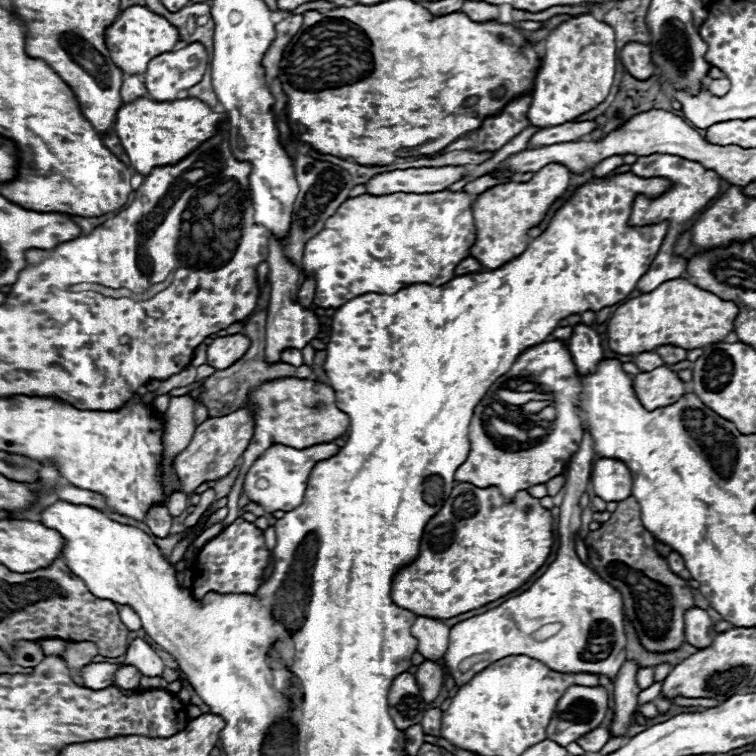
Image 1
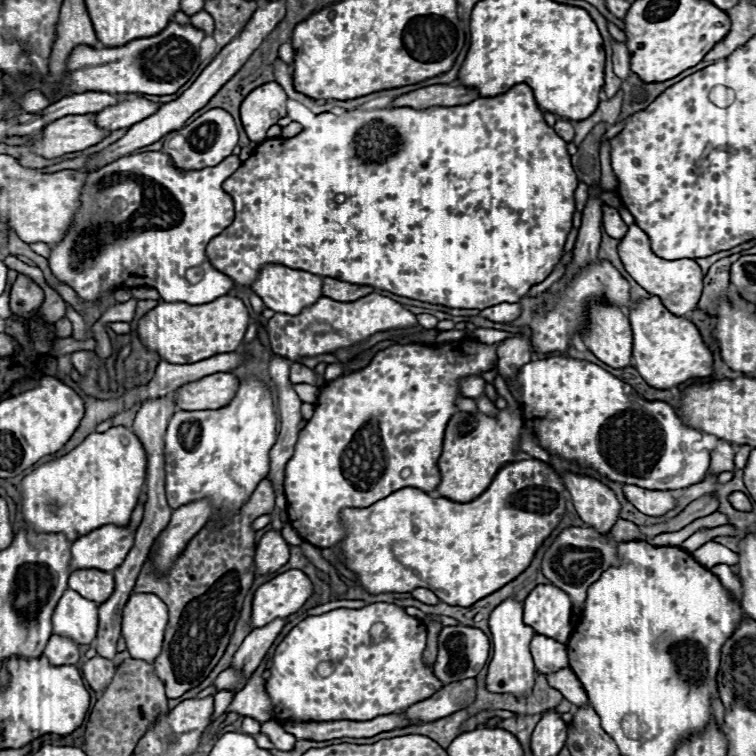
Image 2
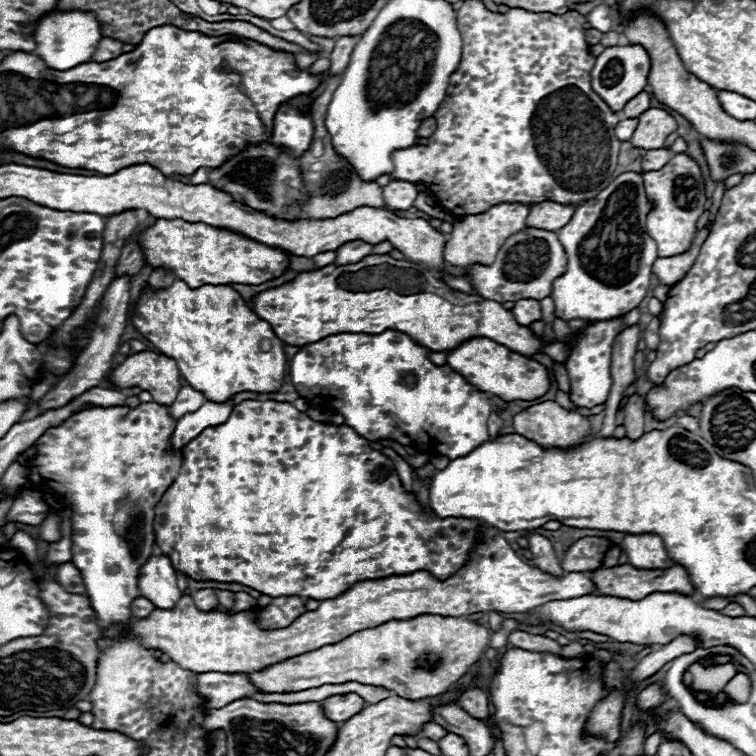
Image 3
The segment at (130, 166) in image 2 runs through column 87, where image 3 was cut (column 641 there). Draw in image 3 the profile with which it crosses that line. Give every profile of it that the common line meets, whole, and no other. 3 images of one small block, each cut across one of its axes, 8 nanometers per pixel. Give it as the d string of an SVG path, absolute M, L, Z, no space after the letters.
M624 172L618 178L608 184L596 198L586 200L580 204L572 220L558 230L558 240L564 246L568 264L566 272L554 280L552 284L552 298L556 306L556 318L562 320L608 320L622 314L628 314L632 308L636 308L642 298L646 296L646 290L650 286L652 276L652 264L658 258L656 254L656 242L646 234L646 214L650 210L650 204L646 200L642 176L636 172Z

